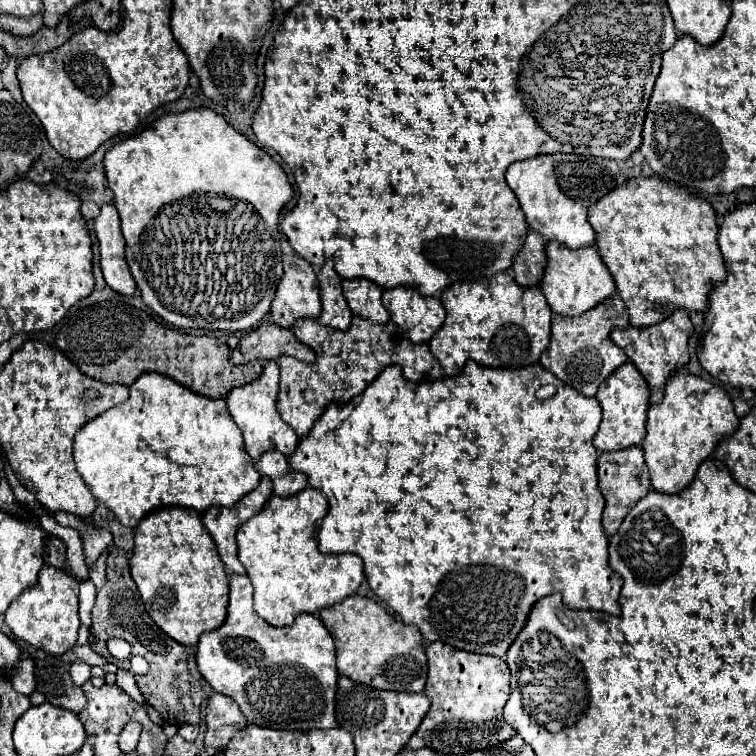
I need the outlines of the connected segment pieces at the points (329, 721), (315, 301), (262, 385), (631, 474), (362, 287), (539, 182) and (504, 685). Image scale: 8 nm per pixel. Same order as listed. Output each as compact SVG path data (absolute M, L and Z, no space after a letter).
M229 575L229 589L227 621L219 629L203 633L197 645L197 667L205 681L217 693L231 697L251 725L291 731L335 727L335 689L339 671L335 667L333 637L321 619L311 613L303 613L295 617L291 627L271 627L267 621L255 615L253 585L247 575Z
M295 253L283 255L283 277L271 305L271 319L279 327L291 327L299 317L317 317L321 299L317 275L311 263Z
M265 361L263 373L259 379L255 379L253 383L247 383L243 387L235 387L227 395L229 413L235 419L237 427L241 429L243 439L245 439L245 451L249 453L249 457L253 461L257 461L261 457L261 453L265 453L269 449L277 449L285 457L289 457L299 443L297 433L281 419L281 415L277 411L277 391L279 391L279 365L277 365L277 361Z
M629 447L629 449L619 449L619 451L609 451L601 453L597 459L597 475L599 475L599 491L605 497L605 511L603 511L603 529L607 535L613 535L623 517L631 511L631 507L651 491L651 481L649 481L649 471L643 459L643 449L641 447Z
M347 279L343 281L343 295L355 315L363 315L375 323L387 323L389 311L381 303L383 289L369 279Z
M567 153L539 155L525 161L515 161L507 169L507 183L517 195L525 213L527 225L543 235L545 241L555 239L571 249L587 247L595 241L595 231L587 221L587 209L623 183L623 173L617 161L603 157L581 157Z
M435 641L425 647L427 653L427 663L429 663L429 673L427 673L427 685L425 685L425 695L431 701L431 709L423 717L417 735L427 743L437 753L469 753L475 749L485 749L487 745L495 745L501 741L507 741L509 737L515 735L513 727L505 723L503 719L503 707L509 699L509 669L505 659L493 657L493 655L477 655L469 651L455 649L443 641Z

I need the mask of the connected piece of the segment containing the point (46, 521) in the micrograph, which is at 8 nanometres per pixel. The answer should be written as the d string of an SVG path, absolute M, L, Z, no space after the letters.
M33 509L33 513L43 519L41 523L43 523L43 527L45 527L47 531L51 531L51 535L55 535L55 537L59 537L59 539L65 541L65 545L67 545L67 569L69 569L79 581L89 579L89 569L87 569L85 563L83 563L85 555L83 555L83 549L81 549L79 535L77 535L71 527L61 527L61 525L59 525L51 515L47 515L45 511Z

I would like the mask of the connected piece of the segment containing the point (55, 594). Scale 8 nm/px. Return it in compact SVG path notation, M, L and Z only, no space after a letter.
M47 565L39 573L39 583L23 591L15 601L11 601L9 609L5 611L5 623L25 643L43 649L45 653L51 655L63 655L75 645L75 639L79 635L81 621L77 613L77 599L79 599L79 581L73 579L63 569Z

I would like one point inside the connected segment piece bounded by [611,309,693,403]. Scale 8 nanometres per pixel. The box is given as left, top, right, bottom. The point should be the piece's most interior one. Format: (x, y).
(657, 350)

